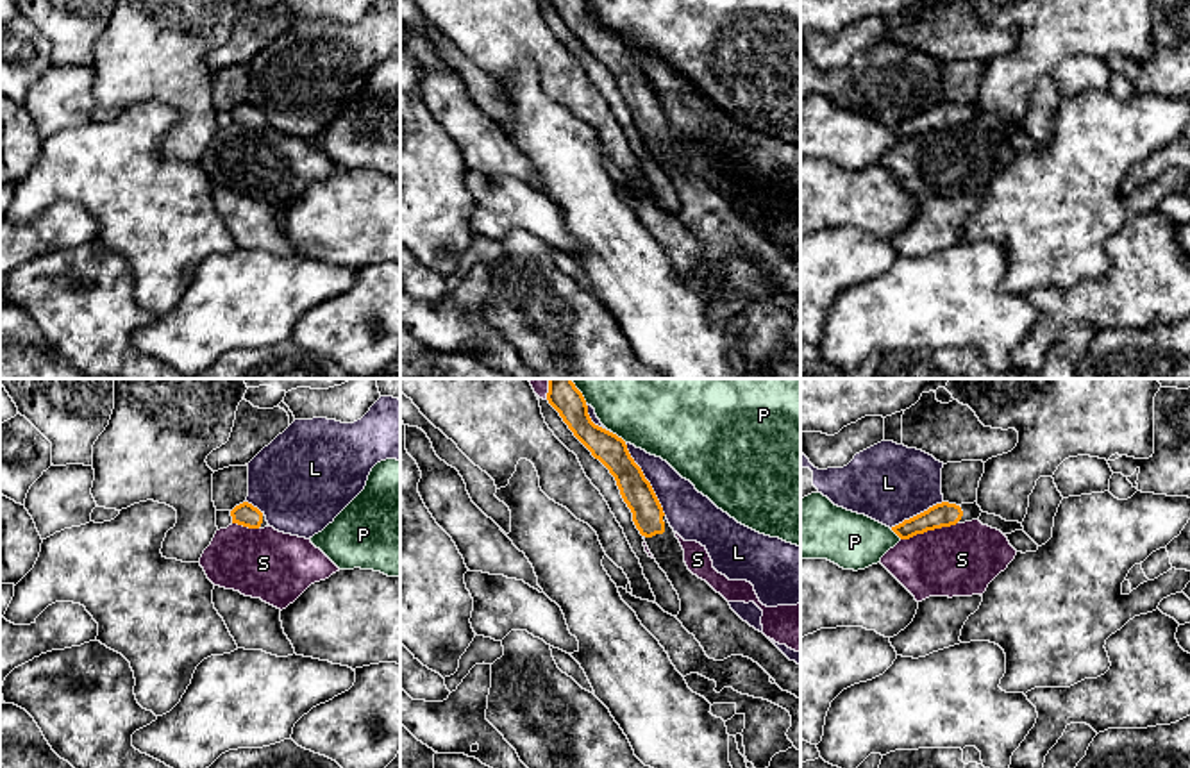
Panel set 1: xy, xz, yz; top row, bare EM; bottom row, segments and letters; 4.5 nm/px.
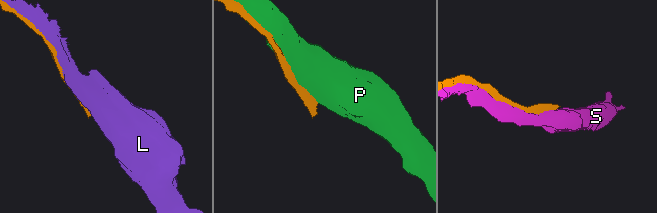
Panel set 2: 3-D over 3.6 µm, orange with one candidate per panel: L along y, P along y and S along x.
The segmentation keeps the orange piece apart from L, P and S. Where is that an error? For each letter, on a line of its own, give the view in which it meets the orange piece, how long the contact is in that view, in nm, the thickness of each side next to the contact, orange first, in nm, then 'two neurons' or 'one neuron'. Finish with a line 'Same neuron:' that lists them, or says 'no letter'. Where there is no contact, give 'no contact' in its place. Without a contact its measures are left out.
L: xz | 380 nm | 140/200 nm | two neurons
P: xz | 90 nm | 140/280 nm | two neurons
S: yz | 260 nm | 110/320 nm | two neurons
Same neuron: no letter

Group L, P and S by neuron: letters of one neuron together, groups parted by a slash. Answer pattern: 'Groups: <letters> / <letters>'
Groups: L / P / S

